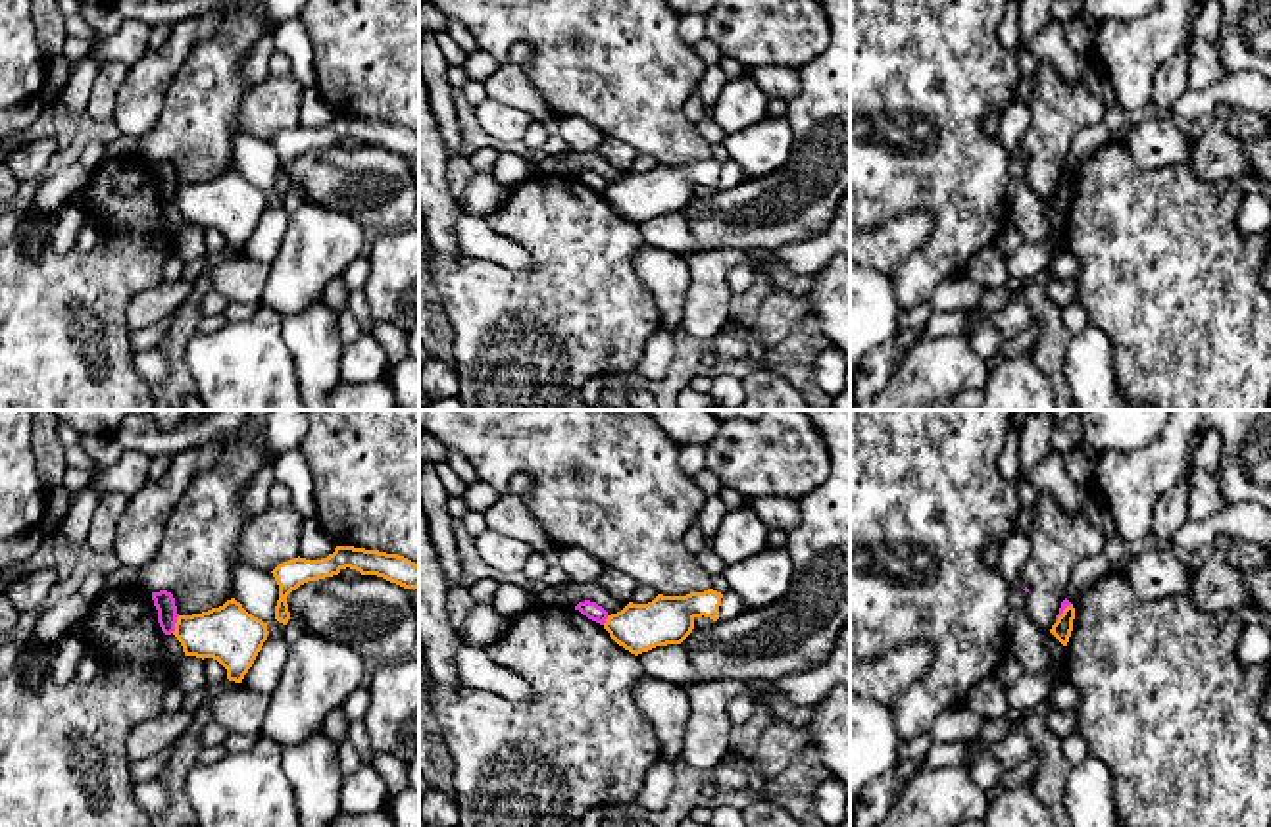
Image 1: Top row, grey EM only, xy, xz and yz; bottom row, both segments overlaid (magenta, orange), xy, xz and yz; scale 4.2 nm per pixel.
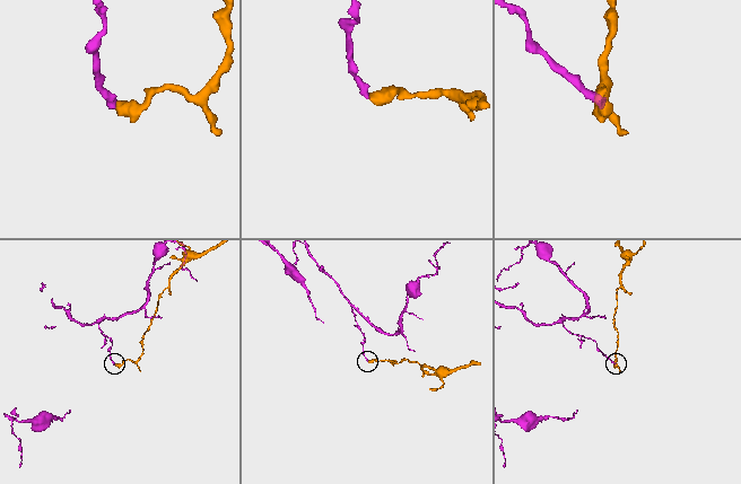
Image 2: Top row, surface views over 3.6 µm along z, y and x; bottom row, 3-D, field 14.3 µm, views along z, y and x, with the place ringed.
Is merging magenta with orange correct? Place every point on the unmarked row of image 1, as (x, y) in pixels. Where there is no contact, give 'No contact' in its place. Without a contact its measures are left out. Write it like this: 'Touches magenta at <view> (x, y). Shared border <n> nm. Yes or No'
Touches magenta at xy (175, 191). Shared border 80 nm. No

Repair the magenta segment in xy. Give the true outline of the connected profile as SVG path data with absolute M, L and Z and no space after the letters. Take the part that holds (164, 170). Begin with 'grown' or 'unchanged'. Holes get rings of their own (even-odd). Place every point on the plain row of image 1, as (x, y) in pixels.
unchanged | M167 160L152 162L152 169L158 179L158 192L162 200L171 204L179 187L173 163Z

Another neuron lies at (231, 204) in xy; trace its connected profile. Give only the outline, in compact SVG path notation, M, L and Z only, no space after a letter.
M231 167L219 177L179 185L173 204L185 225L213 227L227 238L229 250L242 252L269 200Z

